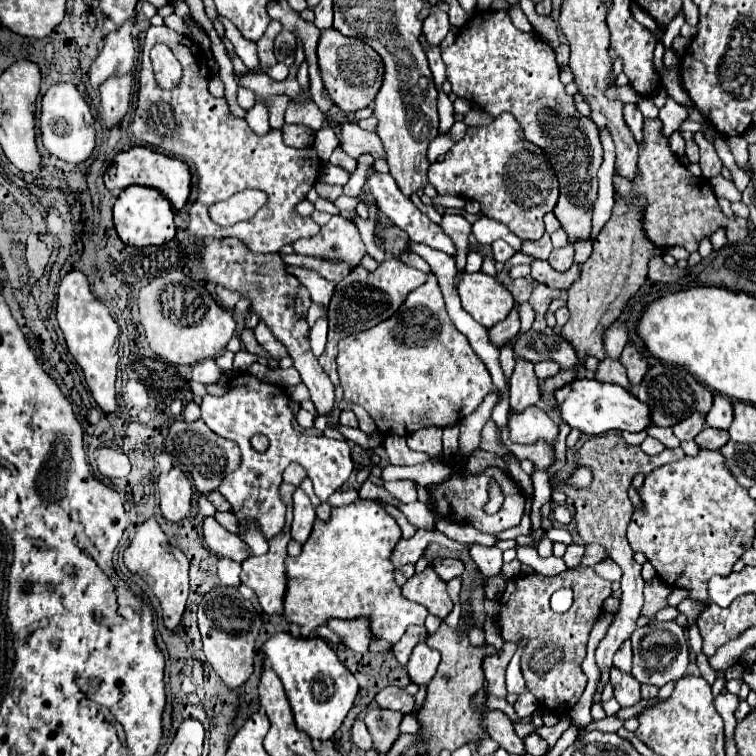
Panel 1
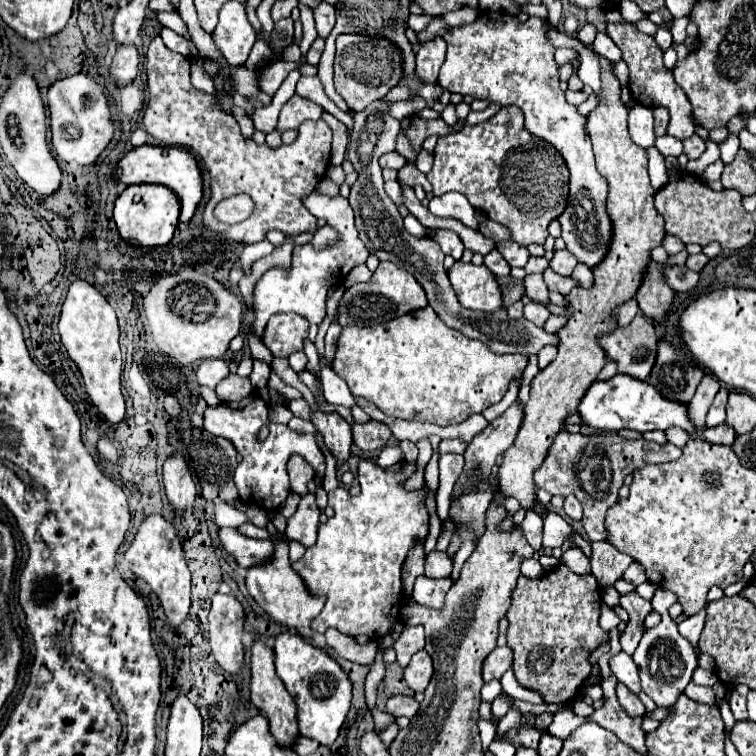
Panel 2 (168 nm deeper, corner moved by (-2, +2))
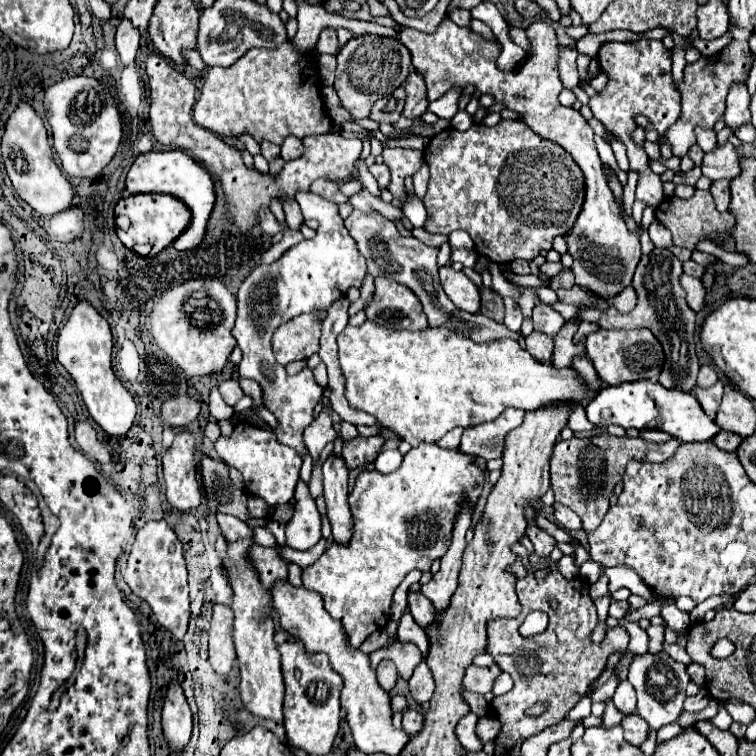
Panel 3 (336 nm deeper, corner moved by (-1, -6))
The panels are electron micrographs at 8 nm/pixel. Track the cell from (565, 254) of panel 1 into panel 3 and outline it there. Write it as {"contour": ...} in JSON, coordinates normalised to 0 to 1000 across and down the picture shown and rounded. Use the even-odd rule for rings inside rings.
{"contour":[[[751,354],[741,357],[735,365],[728,368],[728,381],[730,384],[738,384],[738,381],[757,381],[759,378],[759,365]]]}

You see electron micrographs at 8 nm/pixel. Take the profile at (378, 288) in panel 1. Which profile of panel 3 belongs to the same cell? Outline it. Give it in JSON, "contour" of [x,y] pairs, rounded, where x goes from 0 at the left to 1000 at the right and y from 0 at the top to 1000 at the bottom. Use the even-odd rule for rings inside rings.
{"contour":[[[495,368],[497,389],[481,407],[484,423],[516,437],[561,437],[566,423],[550,389],[516,368]]]}

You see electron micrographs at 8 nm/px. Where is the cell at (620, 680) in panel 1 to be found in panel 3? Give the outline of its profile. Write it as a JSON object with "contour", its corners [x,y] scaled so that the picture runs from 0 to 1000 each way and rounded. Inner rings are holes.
{"contour":[[[841,942],[823,950],[823,963],[825,963],[825,976],[828,976],[833,984],[847,987],[847,984],[854,979],[857,958],[852,958],[852,952],[847,952],[847,947],[841,947]]]}

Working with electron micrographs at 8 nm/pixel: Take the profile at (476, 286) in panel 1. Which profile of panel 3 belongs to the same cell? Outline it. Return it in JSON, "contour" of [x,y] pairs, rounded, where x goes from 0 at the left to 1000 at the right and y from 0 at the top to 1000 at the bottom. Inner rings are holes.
{"contour":[[[585,352],[582,373],[606,410],[622,415],[630,415],[635,410],[635,378],[630,378],[614,360],[603,360],[598,352]]]}

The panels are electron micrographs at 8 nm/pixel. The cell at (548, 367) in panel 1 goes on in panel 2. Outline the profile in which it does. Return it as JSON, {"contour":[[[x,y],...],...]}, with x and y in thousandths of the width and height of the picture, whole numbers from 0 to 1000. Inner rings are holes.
{"contour":[[[721,458],[716,460],[716,466],[710,466],[710,474],[713,474],[713,489],[718,489],[737,468],[737,460],[734,458]]]}

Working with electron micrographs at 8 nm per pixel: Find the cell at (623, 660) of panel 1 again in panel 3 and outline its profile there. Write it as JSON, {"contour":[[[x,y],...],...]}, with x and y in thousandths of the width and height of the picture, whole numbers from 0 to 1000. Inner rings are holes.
{"contour":[[[823,899],[810,921],[815,937],[823,942],[823,944],[831,944],[831,942],[841,942],[841,915],[836,910],[836,905],[831,905],[831,899]]]}

